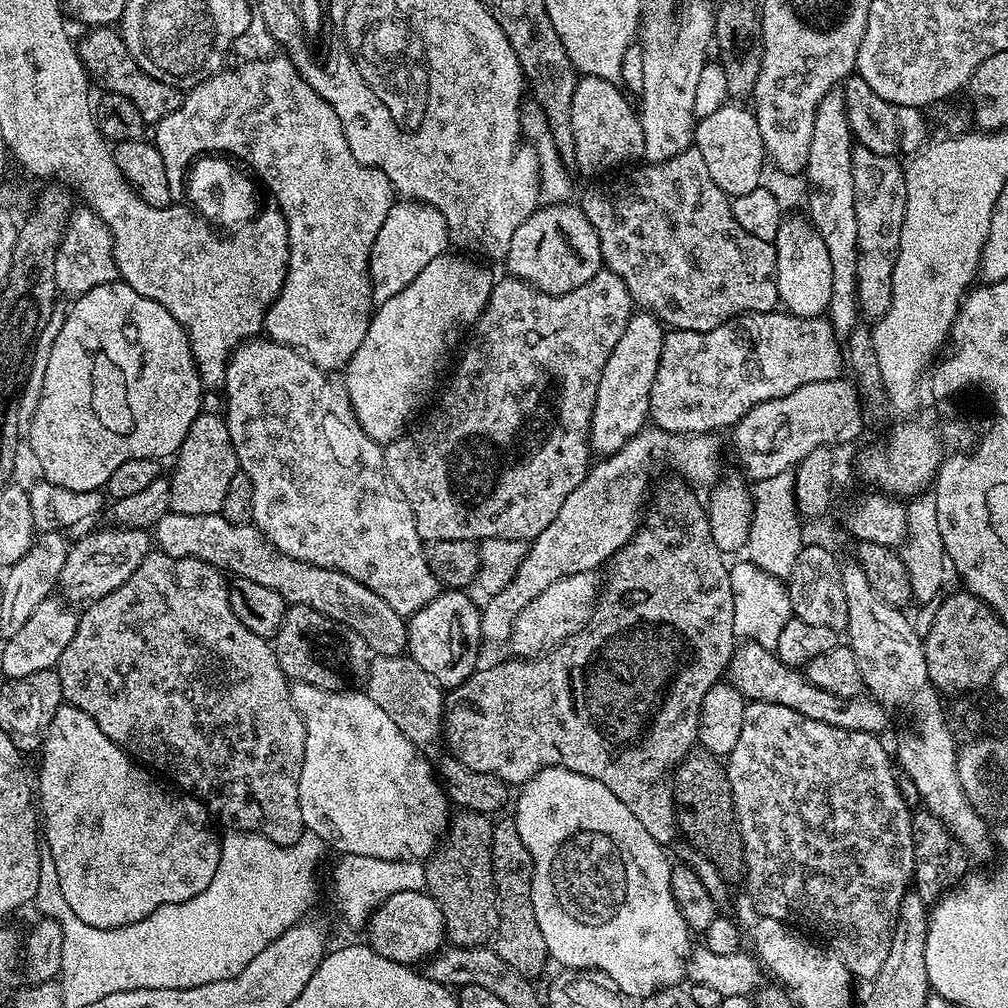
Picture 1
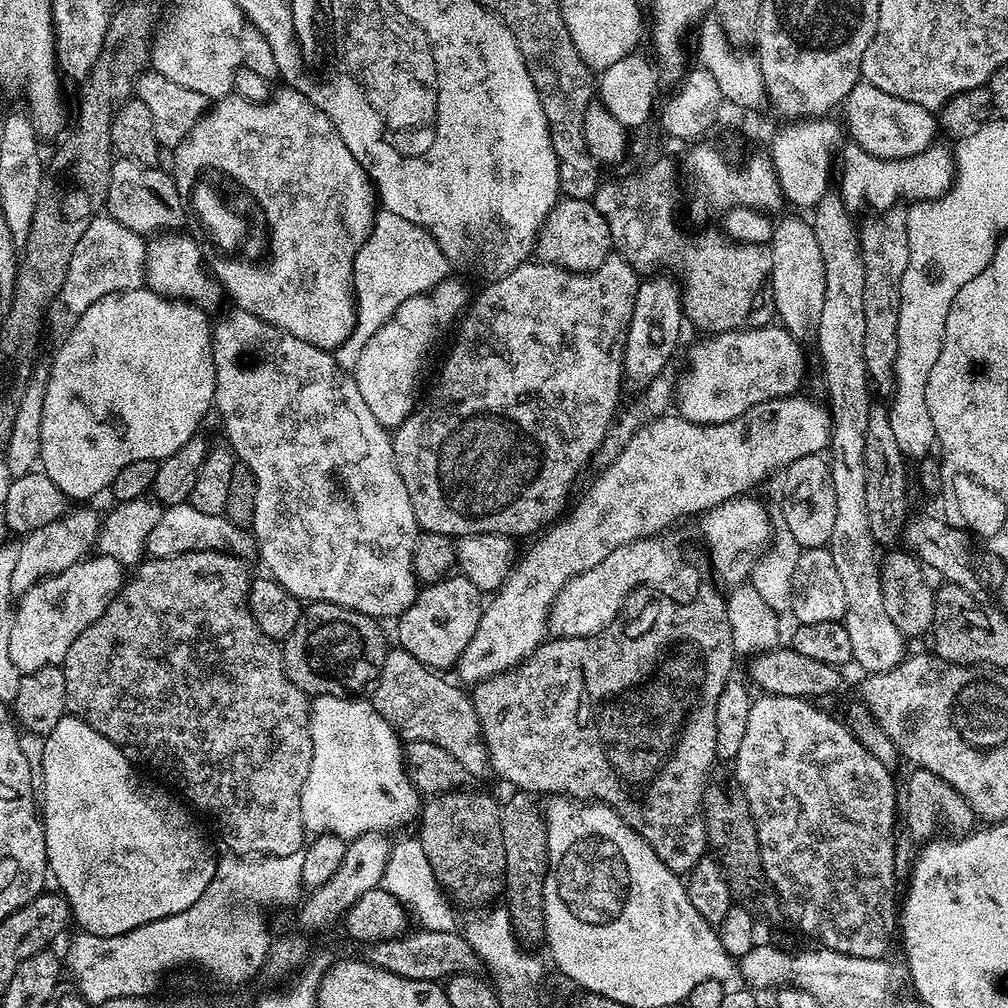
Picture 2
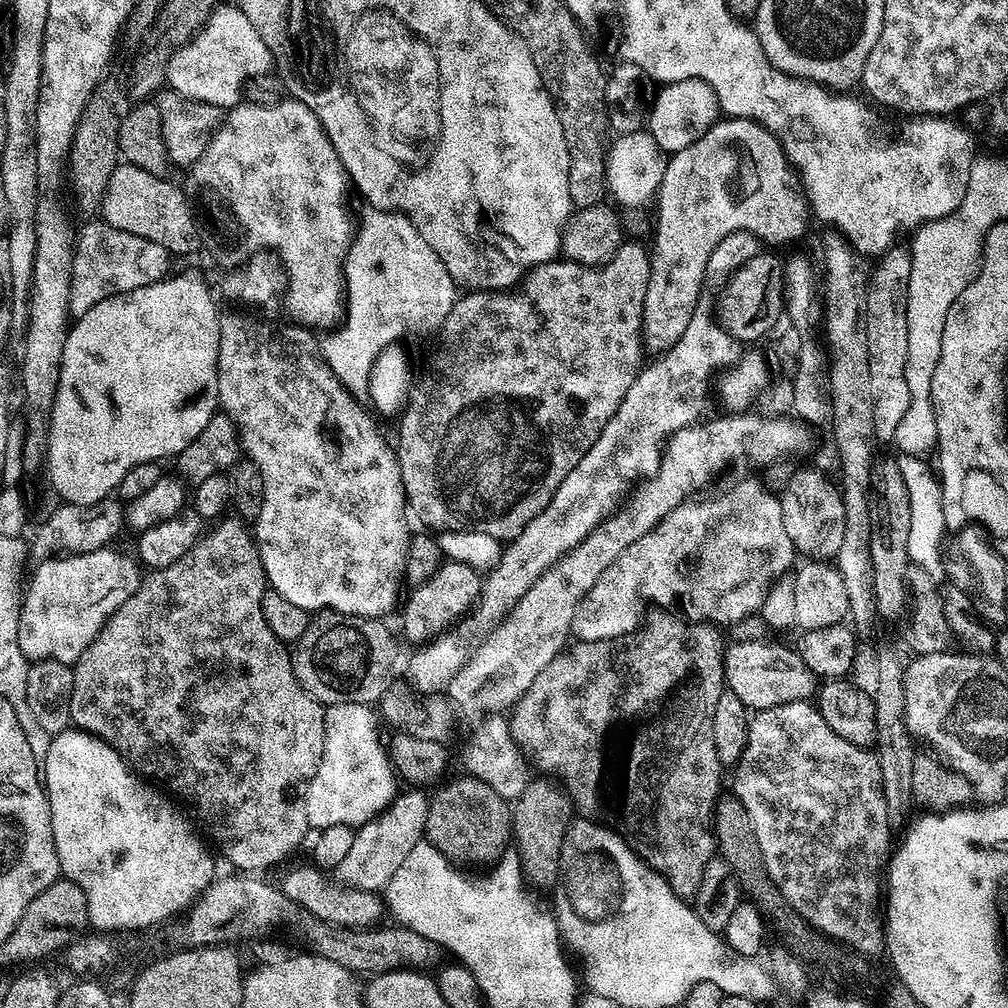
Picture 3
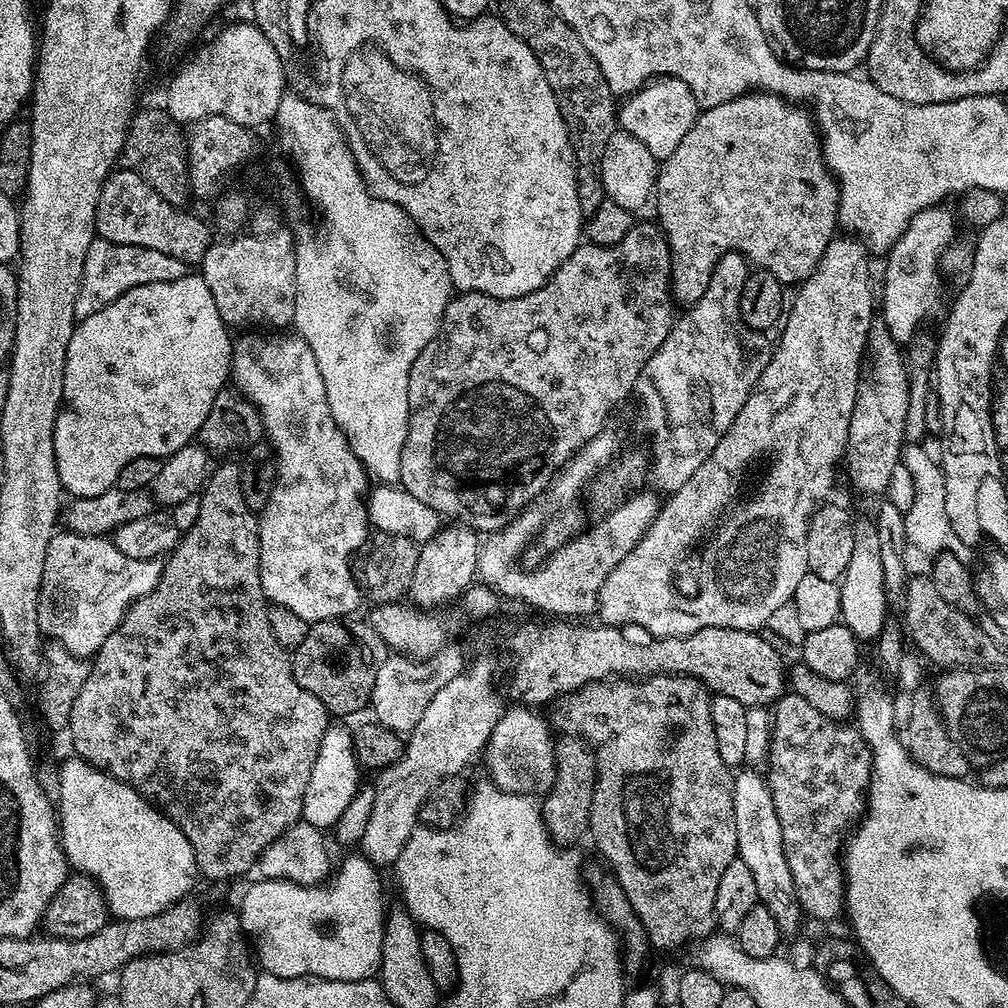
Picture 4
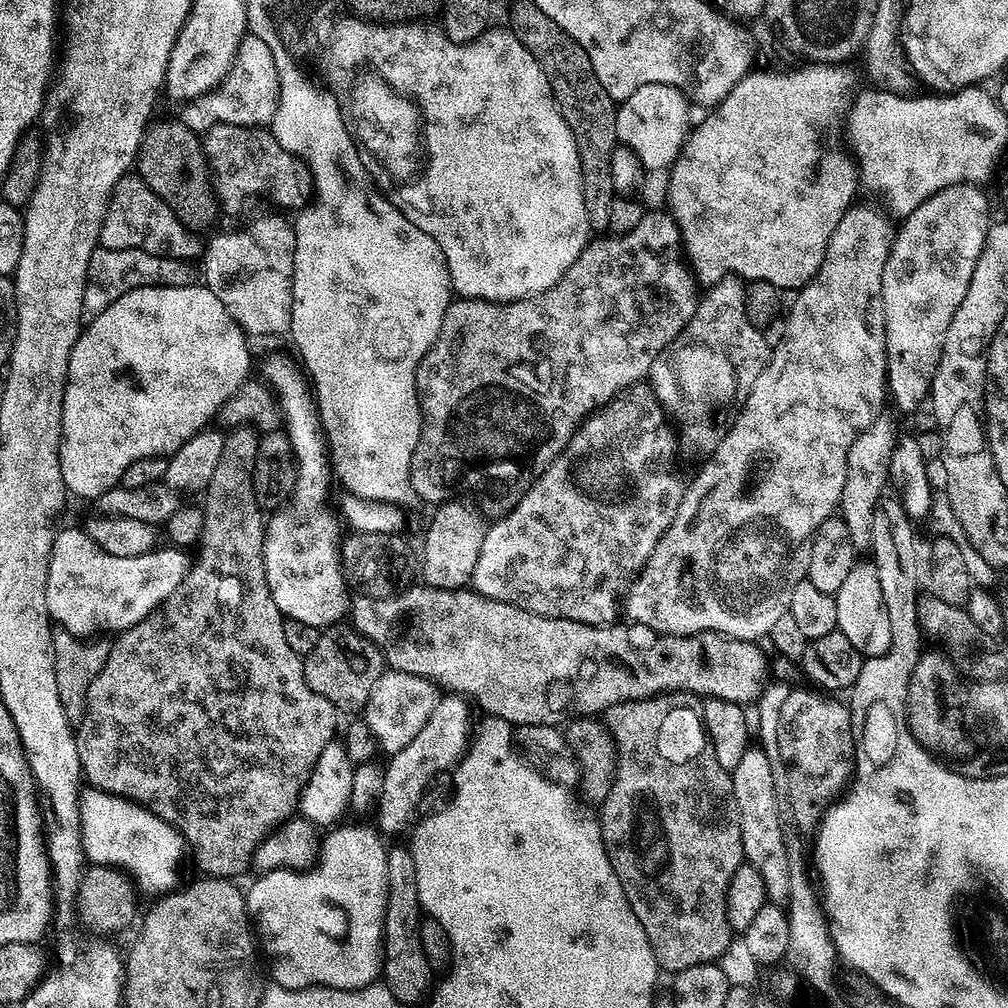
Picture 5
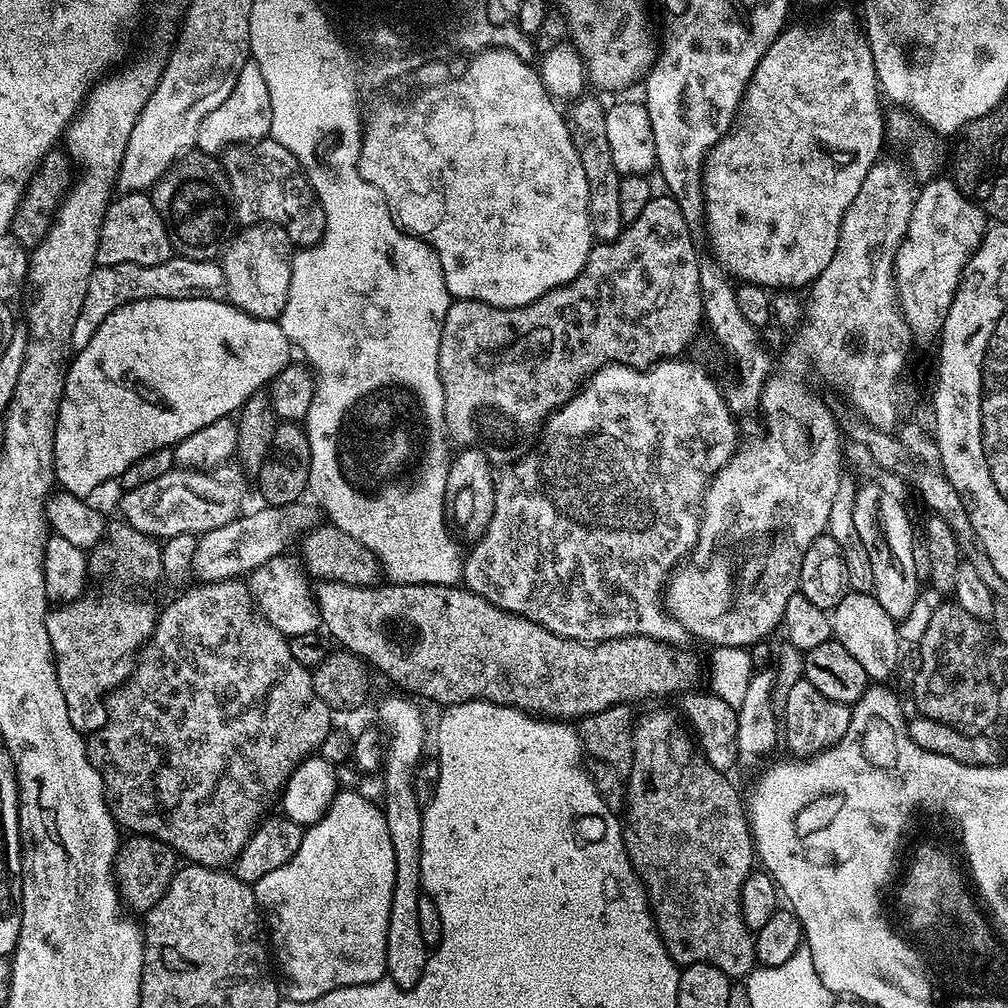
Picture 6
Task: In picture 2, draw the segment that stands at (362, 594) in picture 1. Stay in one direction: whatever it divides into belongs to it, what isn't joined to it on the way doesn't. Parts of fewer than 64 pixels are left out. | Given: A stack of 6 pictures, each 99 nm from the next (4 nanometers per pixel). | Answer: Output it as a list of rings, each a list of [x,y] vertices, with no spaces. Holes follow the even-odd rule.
[[[191,502],[167,505],[162,518],[158,518],[158,526],[154,526],[154,530],[150,530],[147,555],[151,559],[161,560],[178,554],[201,552],[202,550],[231,552],[232,555],[241,558],[257,555],[256,542],[251,531],[230,522],[227,516],[202,514],[202,510],[198,510]]]

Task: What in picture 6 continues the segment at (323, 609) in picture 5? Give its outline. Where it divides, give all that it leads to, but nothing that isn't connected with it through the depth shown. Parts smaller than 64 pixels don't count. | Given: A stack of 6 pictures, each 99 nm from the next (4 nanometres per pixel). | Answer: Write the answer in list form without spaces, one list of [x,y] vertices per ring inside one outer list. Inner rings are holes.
[[[292,554],[270,558],[250,574],[250,591],[252,599],[260,613],[282,633],[283,636],[310,634],[321,627],[320,607],[316,604],[313,589],[308,588],[310,577],[302,567],[301,561]]]

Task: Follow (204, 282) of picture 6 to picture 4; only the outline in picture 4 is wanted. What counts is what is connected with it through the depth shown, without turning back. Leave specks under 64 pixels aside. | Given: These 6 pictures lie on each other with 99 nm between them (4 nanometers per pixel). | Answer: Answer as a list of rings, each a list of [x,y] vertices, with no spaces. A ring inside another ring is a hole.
[[[97,238],[93,240],[90,250],[86,250],[82,286],[76,299],[76,319],[81,321],[90,318],[90,314],[98,314],[102,306],[110,306],[114,298],[122,298],[122,294],[126,294],[126,290],[134,290],[134,286],[150,286],[150,282],[174,282],[189,275],[189,272],[189,265],[178,258],[170,258],[170,254],[161,254],[146,246],[126,246]]]

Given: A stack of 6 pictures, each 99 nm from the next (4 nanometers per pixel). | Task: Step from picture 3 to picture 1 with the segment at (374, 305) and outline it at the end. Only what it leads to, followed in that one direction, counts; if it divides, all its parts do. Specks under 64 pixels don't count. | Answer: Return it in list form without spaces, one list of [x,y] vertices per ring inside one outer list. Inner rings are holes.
[[[405,199],[393,203],[386,214],[386,222],[382,222],[382,230],[378,230],[378,238],[374,238],[374,246],[368,256],[373,301],[383,302],[394,298],[398,290],[410,286],[410,282],[414,282],[414,278],[418,278],[418,274],[422,274],[422,270],[434,262],[434,258],[445,255],[449,248],[446,218],[442,218],[433,204]]]

